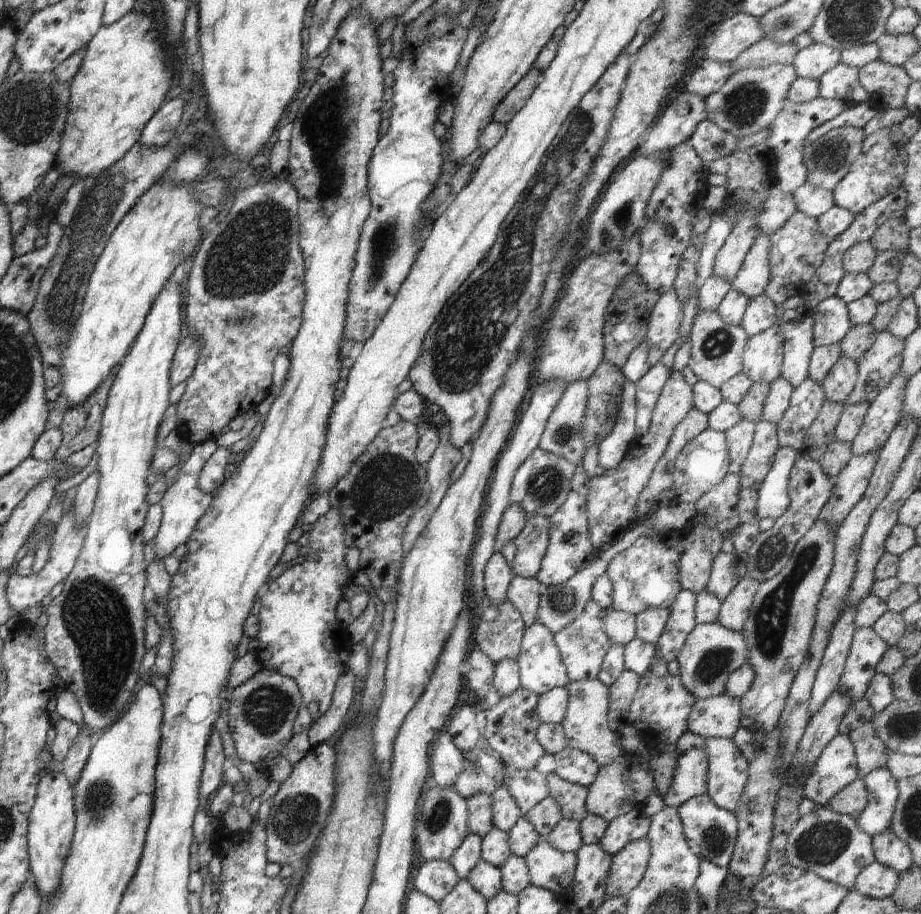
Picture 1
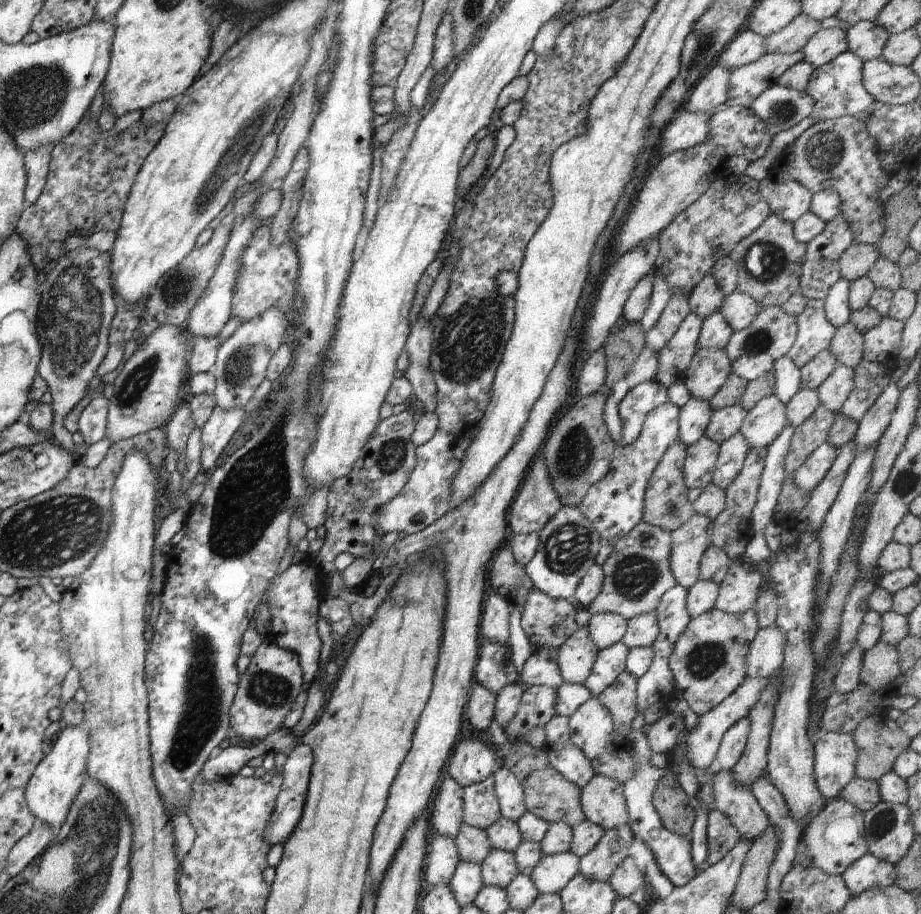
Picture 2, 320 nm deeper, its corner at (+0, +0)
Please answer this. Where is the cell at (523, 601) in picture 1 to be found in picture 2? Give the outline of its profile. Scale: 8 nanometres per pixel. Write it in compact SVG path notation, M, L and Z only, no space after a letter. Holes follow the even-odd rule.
M533 587L521 610L521 628L533 648L559 648L580 627L575 620L577 611L578 607L573 601L551 598Z

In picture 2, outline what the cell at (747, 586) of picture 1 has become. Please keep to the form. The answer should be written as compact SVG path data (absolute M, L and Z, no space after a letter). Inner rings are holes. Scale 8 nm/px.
M734 561L719 585L715 608L728 614L744 614L754 610L763 577L746 562Z

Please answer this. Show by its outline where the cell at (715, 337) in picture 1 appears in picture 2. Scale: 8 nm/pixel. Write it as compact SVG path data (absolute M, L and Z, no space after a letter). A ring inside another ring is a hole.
M698 347L681 380L691 397L711 401L731 374L732 360L726 348Z

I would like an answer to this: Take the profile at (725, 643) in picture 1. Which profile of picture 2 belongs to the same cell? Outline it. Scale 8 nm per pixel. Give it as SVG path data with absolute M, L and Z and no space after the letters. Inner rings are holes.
M714 608L698 617L692 617L688 627L676 640L669 659L675 687L698 717L708 714L731 696L746 677L746 658L759 632L754 610L744 614L728 614Z

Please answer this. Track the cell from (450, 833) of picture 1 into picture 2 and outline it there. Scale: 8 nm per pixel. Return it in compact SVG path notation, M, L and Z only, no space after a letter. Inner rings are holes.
M438 832L436 835L427 845L423 865L424 882L433 887L438 884L449 884L459 862L455 840Z

